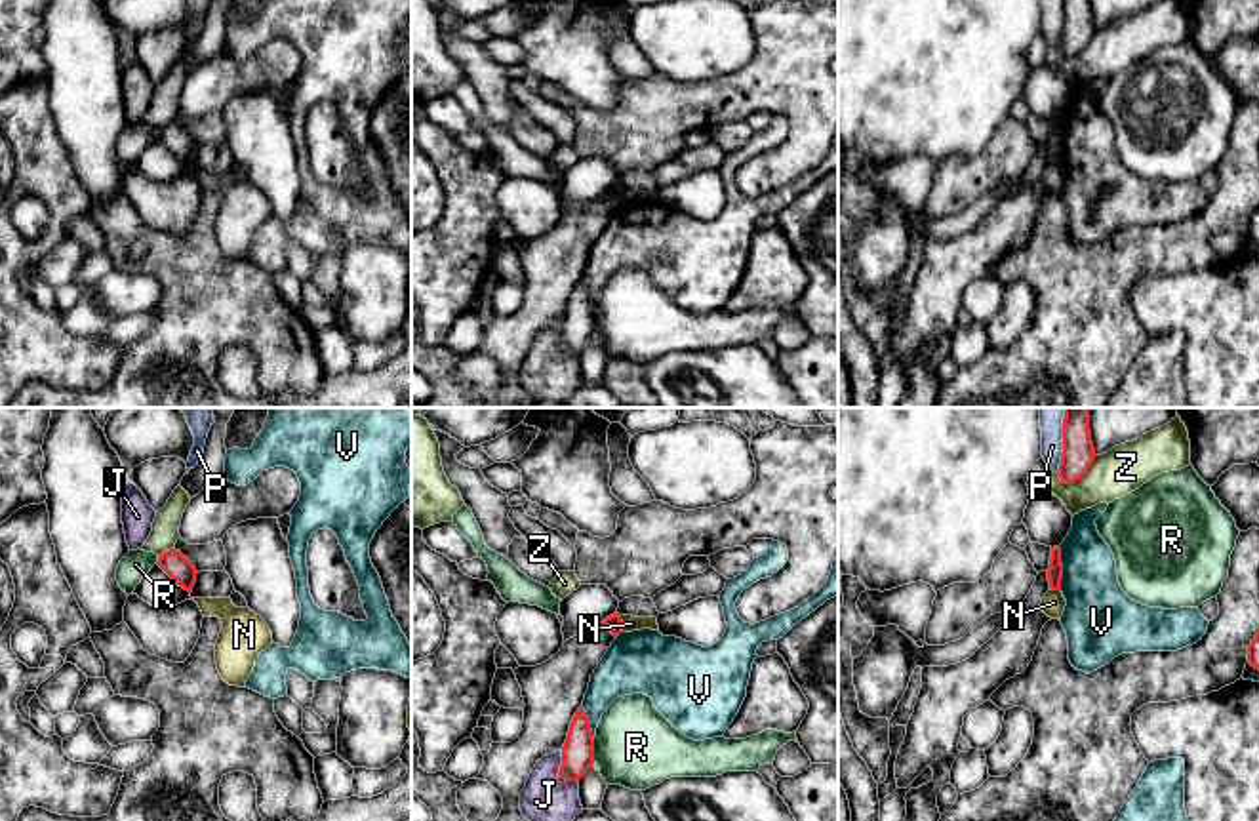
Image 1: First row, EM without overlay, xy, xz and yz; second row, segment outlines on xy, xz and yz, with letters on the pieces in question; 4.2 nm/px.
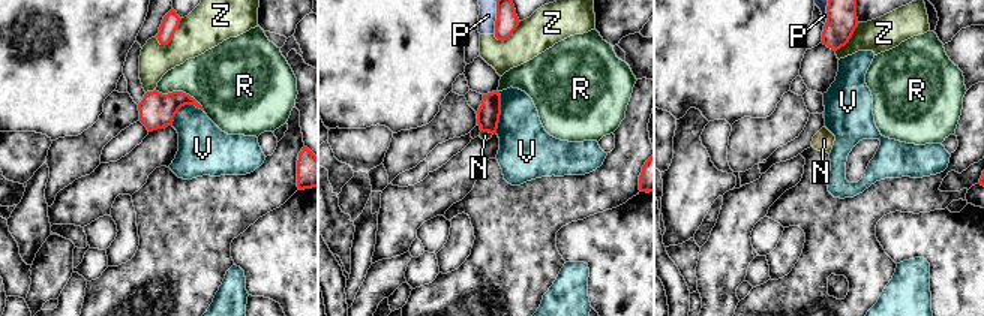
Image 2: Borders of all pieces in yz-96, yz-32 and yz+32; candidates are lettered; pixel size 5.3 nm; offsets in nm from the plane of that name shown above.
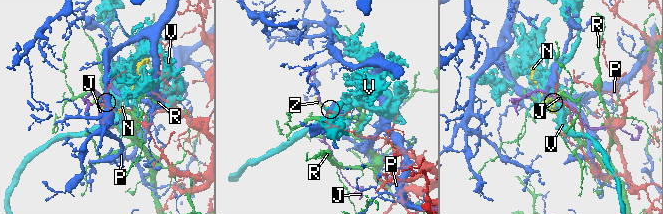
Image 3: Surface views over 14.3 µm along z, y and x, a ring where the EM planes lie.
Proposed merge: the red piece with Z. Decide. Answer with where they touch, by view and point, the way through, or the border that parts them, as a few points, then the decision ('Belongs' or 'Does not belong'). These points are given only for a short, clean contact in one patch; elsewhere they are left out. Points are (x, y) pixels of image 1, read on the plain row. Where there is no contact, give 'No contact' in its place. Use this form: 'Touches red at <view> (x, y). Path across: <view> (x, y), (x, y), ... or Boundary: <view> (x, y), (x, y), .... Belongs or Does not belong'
Touches red at yz (1079, 52). Does not belong

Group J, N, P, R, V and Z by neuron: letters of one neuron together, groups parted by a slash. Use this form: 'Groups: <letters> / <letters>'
Groups: J / N / P Z / R / V

